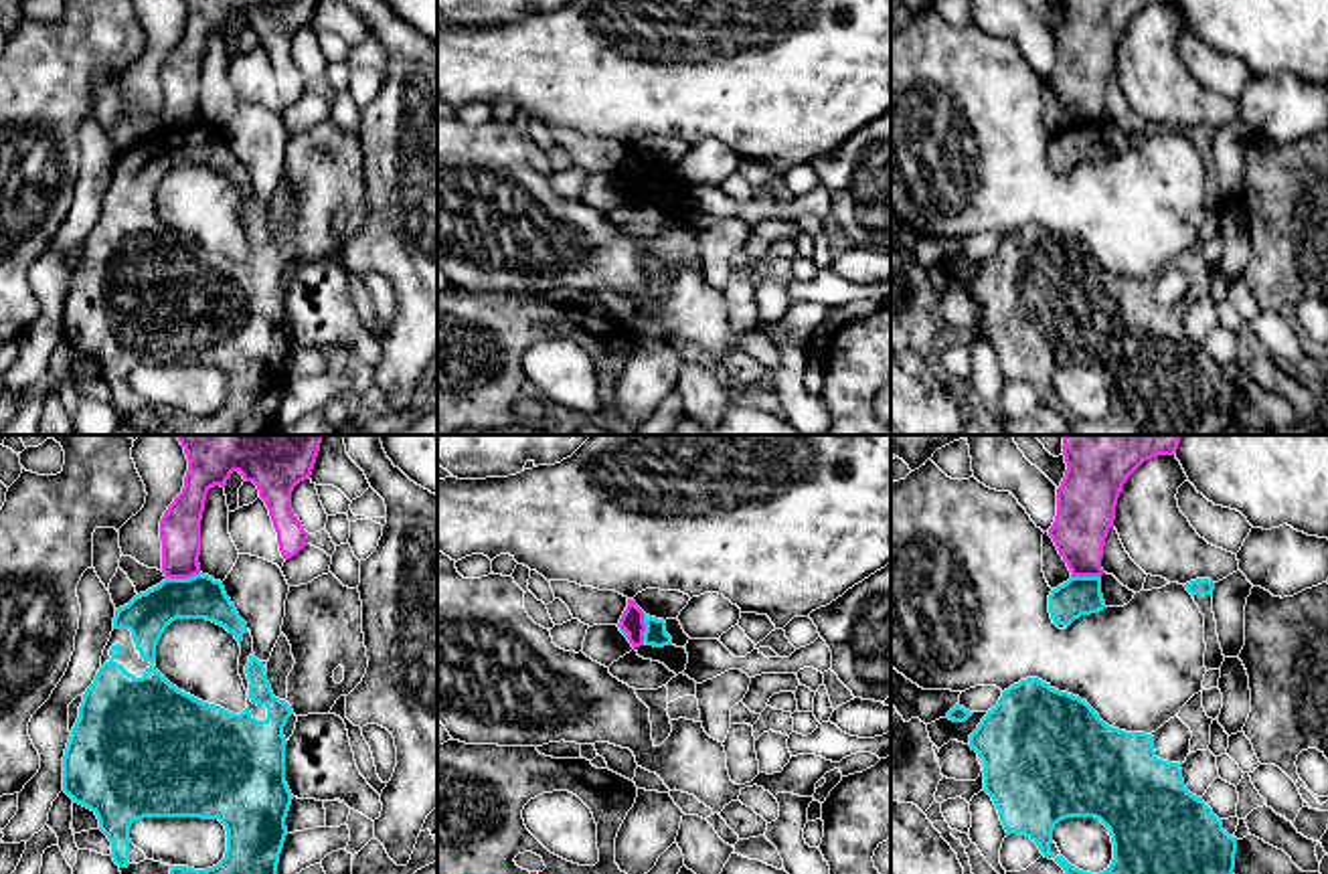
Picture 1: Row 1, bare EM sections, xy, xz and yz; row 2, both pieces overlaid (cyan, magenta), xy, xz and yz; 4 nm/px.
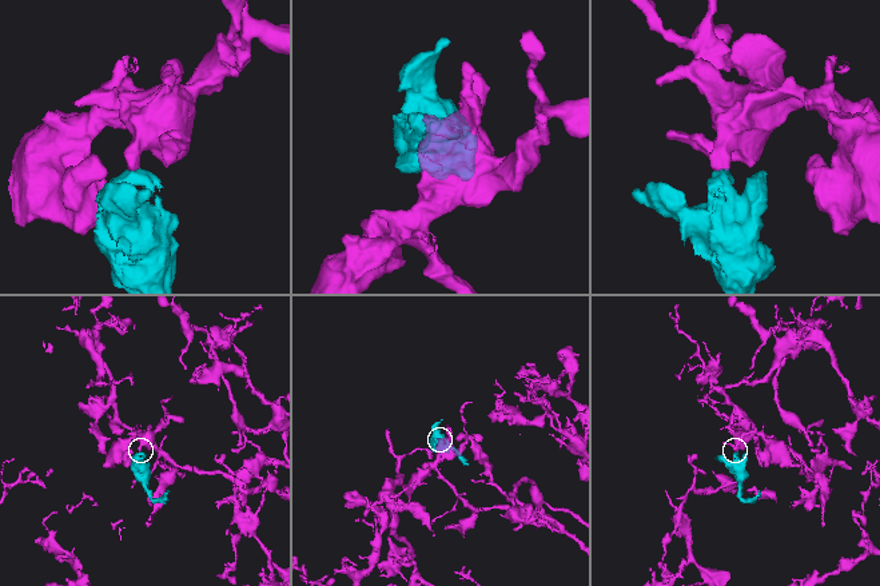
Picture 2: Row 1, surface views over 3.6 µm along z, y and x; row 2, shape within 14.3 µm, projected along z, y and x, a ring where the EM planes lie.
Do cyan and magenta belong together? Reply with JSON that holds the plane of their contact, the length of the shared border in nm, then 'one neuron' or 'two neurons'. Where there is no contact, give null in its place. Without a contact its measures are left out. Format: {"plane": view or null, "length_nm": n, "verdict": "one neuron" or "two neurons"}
{"plane": "xy", "length_nm": 140, "verdict": "two neurons"}

